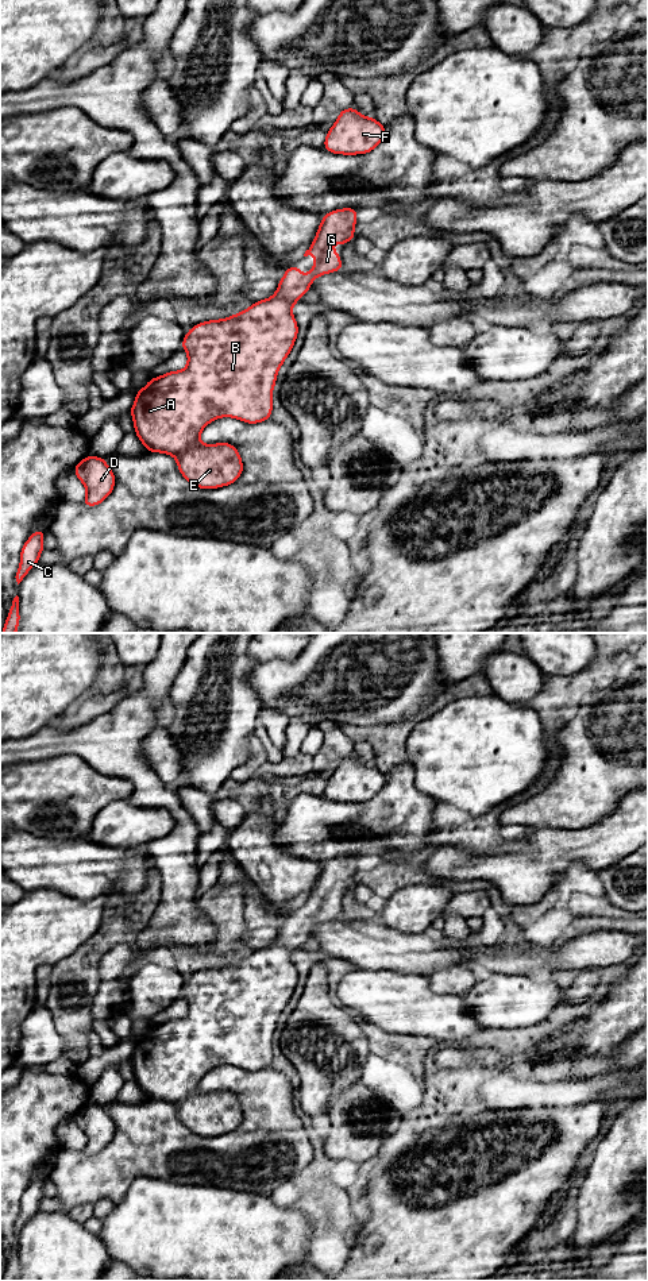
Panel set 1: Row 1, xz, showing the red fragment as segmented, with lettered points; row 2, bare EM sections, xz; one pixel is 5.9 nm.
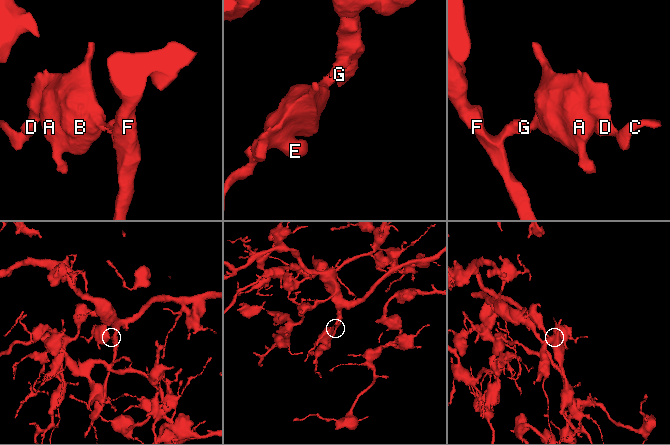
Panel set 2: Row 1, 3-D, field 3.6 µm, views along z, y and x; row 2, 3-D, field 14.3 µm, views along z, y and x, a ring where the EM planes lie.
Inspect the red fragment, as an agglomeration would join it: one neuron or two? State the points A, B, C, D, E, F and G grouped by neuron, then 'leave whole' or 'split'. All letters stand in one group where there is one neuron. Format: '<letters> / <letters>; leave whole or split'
A B C D E F G; leave whole

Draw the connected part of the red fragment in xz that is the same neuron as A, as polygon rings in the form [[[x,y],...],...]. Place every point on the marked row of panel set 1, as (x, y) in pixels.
[[[343,208],[325,213],[312,246],[304,254],[312,254],[316,261],[309,273],[302,275],[300,267],[288,267],[273,297],[256,301],[231,317],[194,325],[181,343],[188,354],[188,366],[151,378],[136,391],[130,410],[136,436],[147,451],[176,458],[178,471],[190,485],[198,489],[217,489],[234,483],[242,475],[239,451],[230,443],[201,444],[200,433],[220,417],[234,417],[247,424],[270,420],[277,373],[298,333],[292,309],[319,275],[342,270],[343,262],[332,244],[336,242],[346,246],[355,238],[356,212],[355,208]]]

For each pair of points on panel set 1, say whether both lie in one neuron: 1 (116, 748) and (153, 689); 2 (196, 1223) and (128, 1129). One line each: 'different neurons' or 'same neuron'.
1: same neuron
2: different neurons

